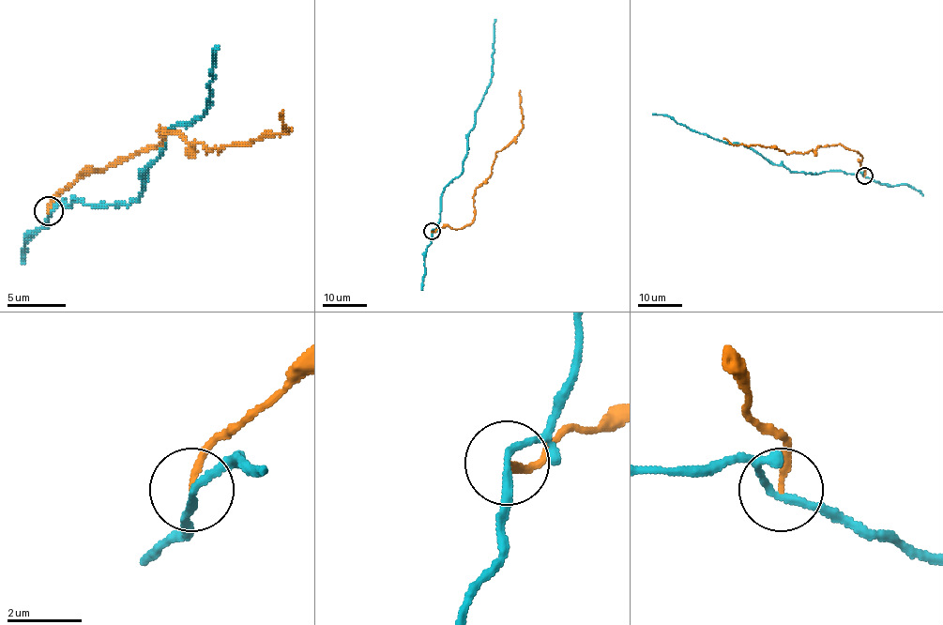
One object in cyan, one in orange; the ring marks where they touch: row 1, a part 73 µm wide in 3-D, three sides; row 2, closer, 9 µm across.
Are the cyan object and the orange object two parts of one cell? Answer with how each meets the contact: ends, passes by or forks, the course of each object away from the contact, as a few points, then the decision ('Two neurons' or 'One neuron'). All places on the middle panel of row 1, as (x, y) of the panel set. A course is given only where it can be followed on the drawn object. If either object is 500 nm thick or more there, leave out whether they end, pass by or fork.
At the ring cyan passes by. At the ring orange ends. Course of cyan: (431, 231), (440, 218), (441, 193), (461, 174), (467, 133), (491, 80), (495, 19). Course of orange: (431, 231), (446, 225), (461, 229), (472, 222), (475, 190), (491, 175), (495, 153), (522, 128), (520, 90). Two neurons

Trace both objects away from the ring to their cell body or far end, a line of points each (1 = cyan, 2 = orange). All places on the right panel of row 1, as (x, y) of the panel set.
1: (864, 176), (859, 172), (792, 172), (740, 144), (725, 144), (692, 131), (664, 114), (652, 114)
2: (864, 175), (859, 162), (862, 157), (840, 144), (786, 153), (772, 146), (736, 145), (723, 138)

